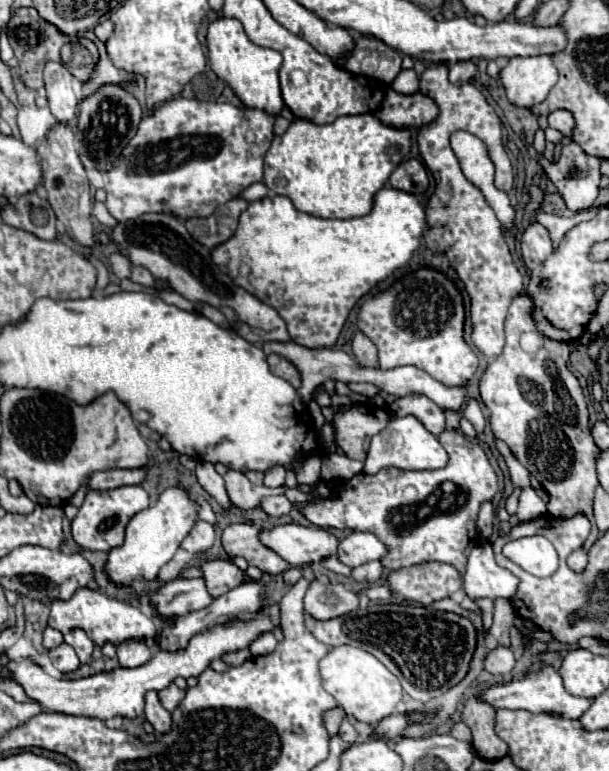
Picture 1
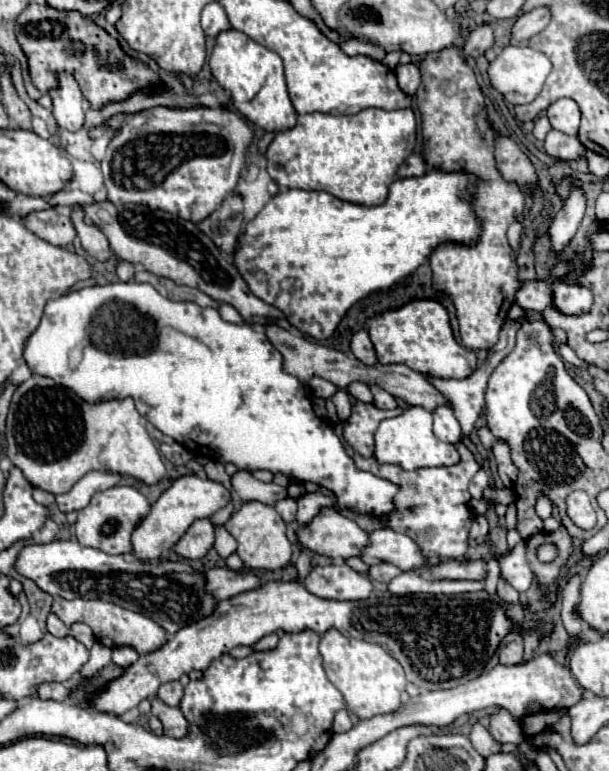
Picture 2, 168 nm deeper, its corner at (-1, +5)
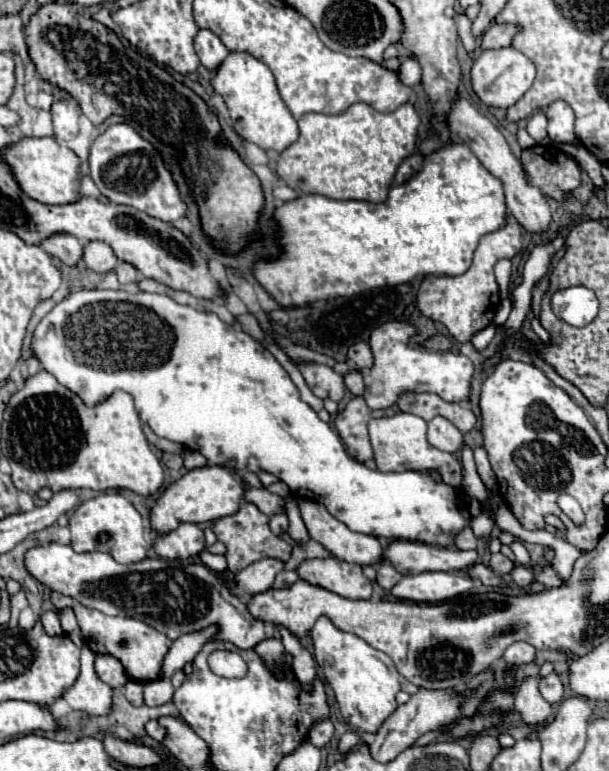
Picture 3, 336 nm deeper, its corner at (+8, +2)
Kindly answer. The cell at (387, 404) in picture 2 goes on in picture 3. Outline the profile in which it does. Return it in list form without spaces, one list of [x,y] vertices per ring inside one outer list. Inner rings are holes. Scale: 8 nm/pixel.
[[[390,320],[372,330],[370,348],[374,354],[374,366],[366,372],[364,384],[364,400],[368,408],[380,410],[394,406],[398,396],[404,390],[414,392],[434,392],[446,402],[460,402],[470,394],[470,382],[474,374],[474,366],[470,358],[462,354],[424,354],[420,350],[410,348],[410,338],[416,334],[416,328],[408,322]]]

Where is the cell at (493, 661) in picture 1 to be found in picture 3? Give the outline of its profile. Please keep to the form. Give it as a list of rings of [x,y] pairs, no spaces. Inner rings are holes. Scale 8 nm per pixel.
[[[514,642],[512,646],[506,648],[504,652],[504,660],[508,664],[526,664],[526,662],[532,662],[536,656],[536,650],[534,646],[530,646],[528,642]]]

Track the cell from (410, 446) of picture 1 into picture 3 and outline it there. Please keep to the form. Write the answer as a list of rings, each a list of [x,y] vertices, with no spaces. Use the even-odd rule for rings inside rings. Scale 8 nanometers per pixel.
[[[398,412],[390,418],[370,420],[370,442],[374,448],[374,460],[380,472],[406,472],[406,470],[436,470],[442,480],[454,488],[462,484],[462,462],[448,452],[442,452],[428,444],[426,440],[426,422],[408,412]]]

